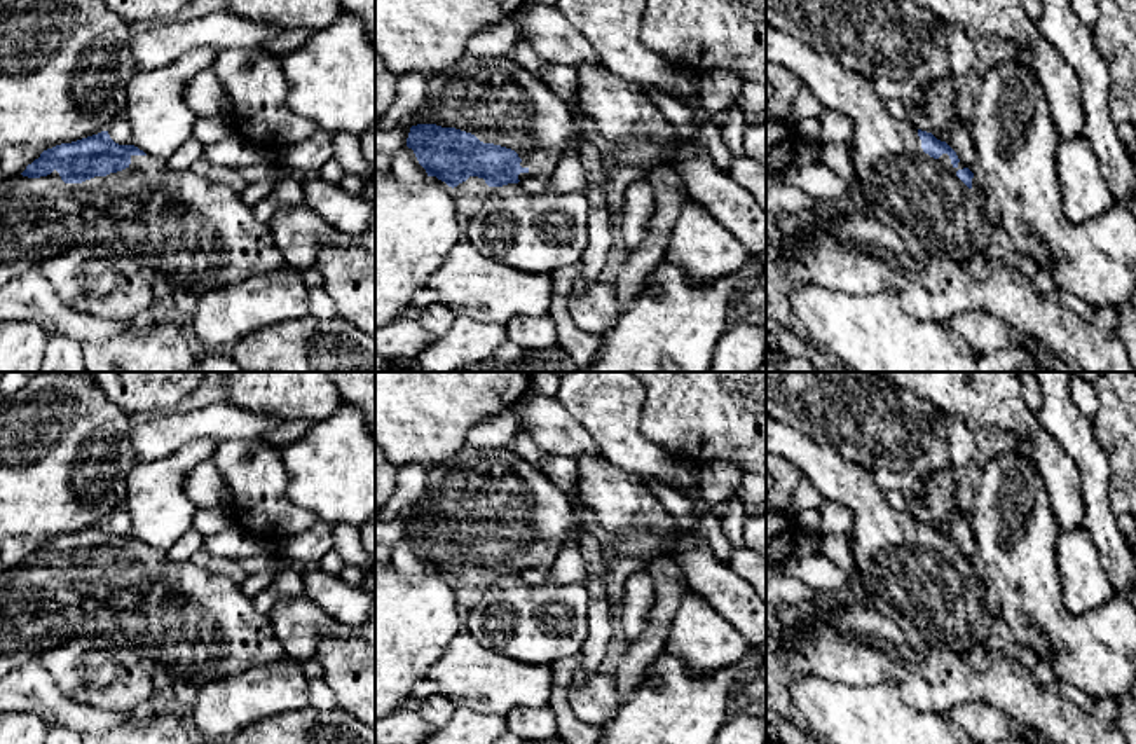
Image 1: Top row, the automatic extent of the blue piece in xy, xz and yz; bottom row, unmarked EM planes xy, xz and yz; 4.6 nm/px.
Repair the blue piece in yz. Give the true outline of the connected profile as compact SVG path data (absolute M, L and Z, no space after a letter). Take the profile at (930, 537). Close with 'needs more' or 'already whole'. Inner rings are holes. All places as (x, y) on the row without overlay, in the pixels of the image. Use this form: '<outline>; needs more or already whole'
M766 417L766 452L790 461L825 499L852 512L848 543L864 582L864 601L893 622L907 641L918 648L949 648L961 657L984 646L995 620L984 606L984 580L946 533L897 512L871 472L773 417Z; needs more

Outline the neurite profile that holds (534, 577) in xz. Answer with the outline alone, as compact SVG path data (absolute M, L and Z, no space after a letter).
M539 568L522 569L518 573L518 580L520 580L520 585L532 585L532 587L541 587L550 583L546 571Z

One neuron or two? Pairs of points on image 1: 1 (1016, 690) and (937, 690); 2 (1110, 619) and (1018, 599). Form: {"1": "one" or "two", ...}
{"1": "one", "2": "one"}

